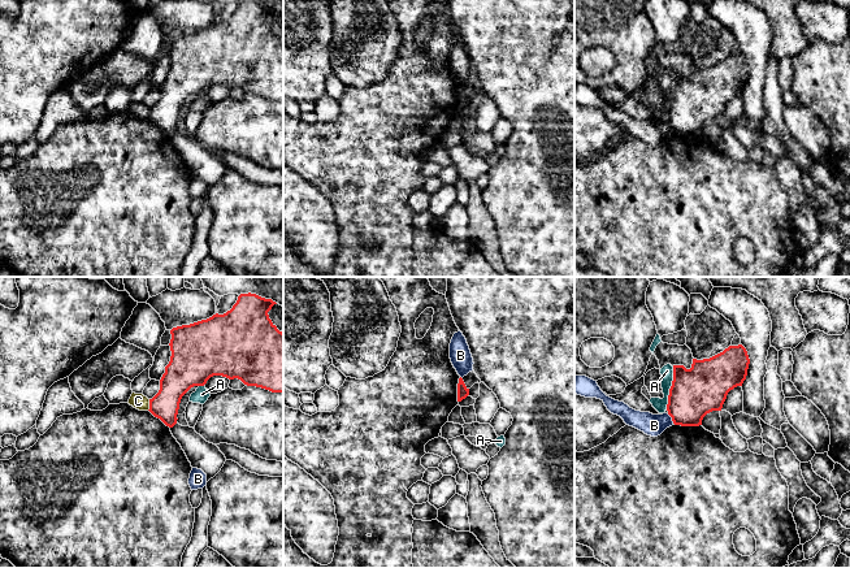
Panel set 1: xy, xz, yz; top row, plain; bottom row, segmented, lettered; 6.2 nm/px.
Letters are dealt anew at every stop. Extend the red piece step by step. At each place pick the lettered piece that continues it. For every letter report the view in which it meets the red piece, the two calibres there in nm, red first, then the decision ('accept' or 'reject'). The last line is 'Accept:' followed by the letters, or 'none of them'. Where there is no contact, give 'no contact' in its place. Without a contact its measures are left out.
A: yz | 300/80 nm | reject
B: yz | 300/140 nm | reject
C: xy | 190/100 nm | reject
Accept: none of them

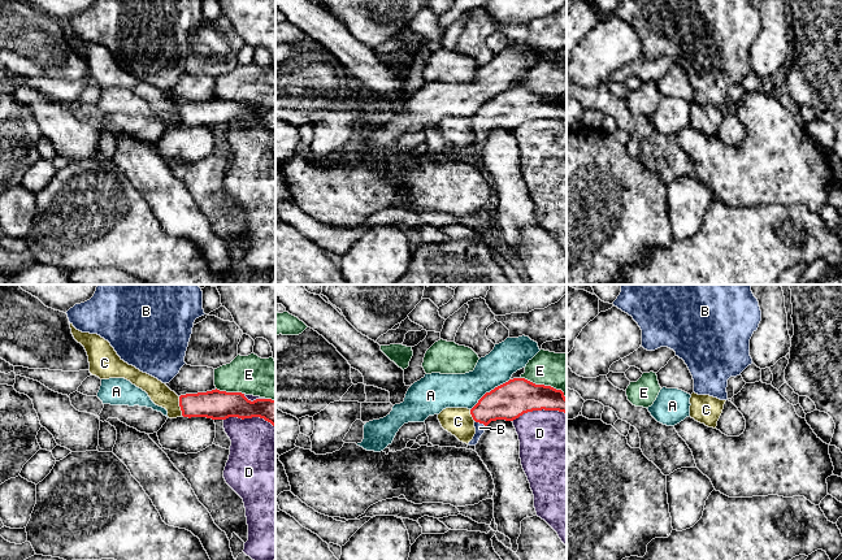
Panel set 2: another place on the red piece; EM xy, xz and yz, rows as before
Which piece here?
A: xz | 220/200 nm | reject
B: xz | 220/60 nm | accept
C: xy | 180/140 nm | reject
D: xz | 220/440 nm | reject
E: xz | 220/240 nm | reject
Accept: B

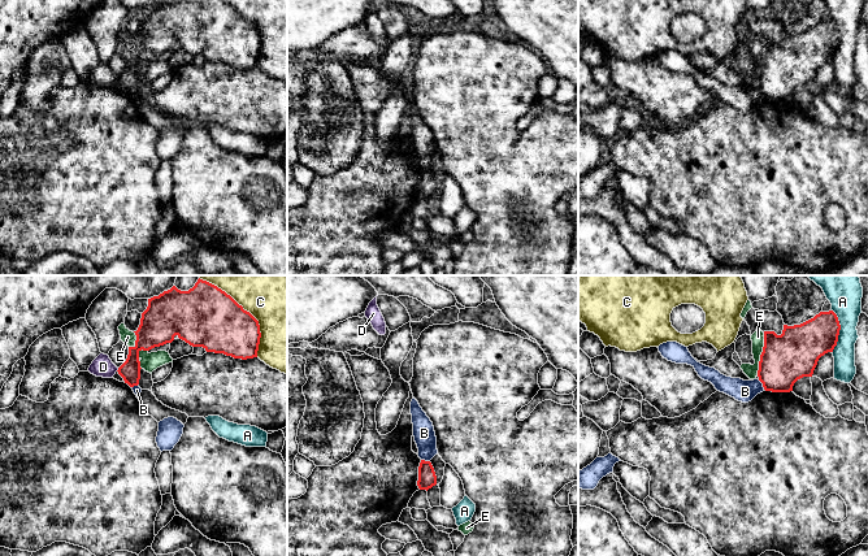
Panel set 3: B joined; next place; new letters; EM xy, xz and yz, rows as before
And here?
A: yz | 280/180 nm | reject
B: yz | 300/140 nm | reject
C: xy | 360/340 nm | reject
D: xy | 130/130 nm | reject
E: yz | 300/80 nm | reject
Accept: none of them

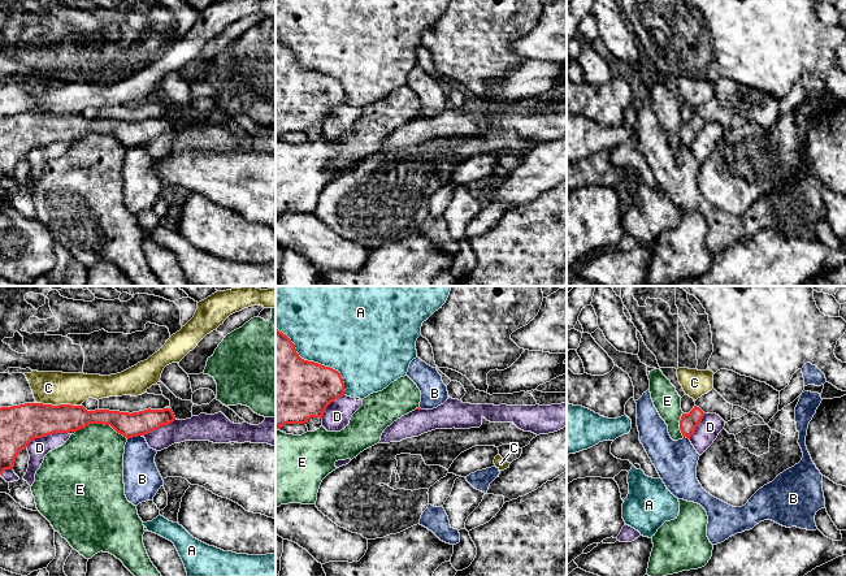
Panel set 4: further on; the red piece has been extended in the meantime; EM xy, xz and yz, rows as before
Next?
A: xz | 440/480 nm | reject
B: xy | 150/220 nm | reject
C: xy | 240/200 nm | reject
D: xy | 240/120 nm | reject
E: xy | 180/400 nm | reject
Accept: none of them

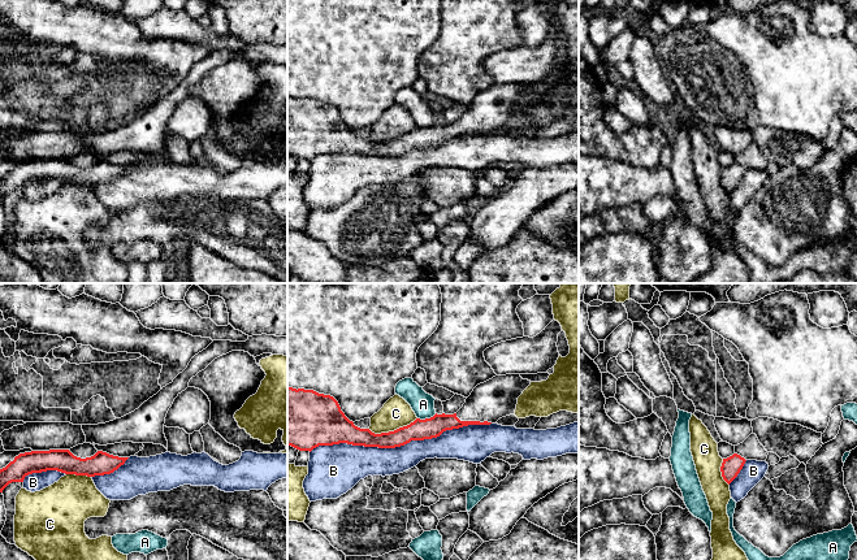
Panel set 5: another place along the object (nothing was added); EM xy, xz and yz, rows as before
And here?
A: xz | 130/140 nm | reject
B: xz | 130/190 nm | reject
C: xz | 130/180 nm | reject
Accept: none of them

